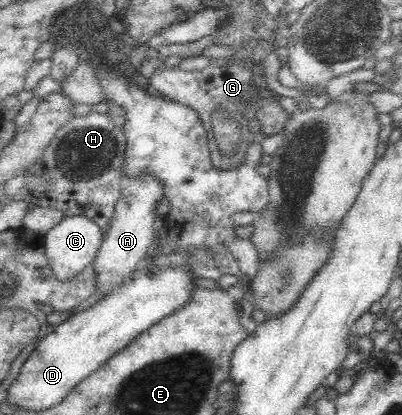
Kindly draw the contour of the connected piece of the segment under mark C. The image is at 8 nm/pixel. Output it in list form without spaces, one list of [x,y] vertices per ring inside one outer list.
[[[66,216],[45,234],[44,247],[48,267],[59,282],[72,282],[95,260],[104,232],[90,218]]]

